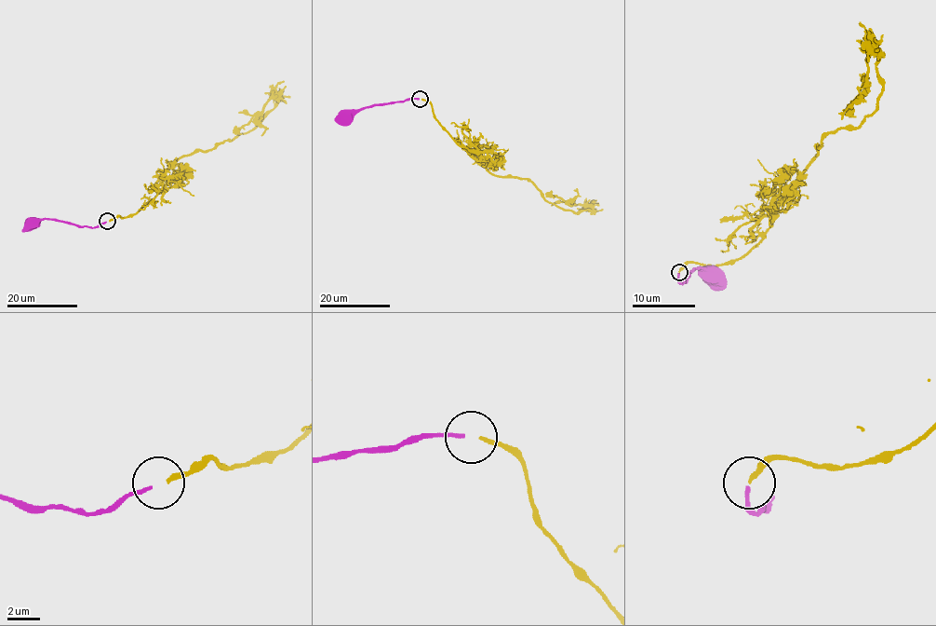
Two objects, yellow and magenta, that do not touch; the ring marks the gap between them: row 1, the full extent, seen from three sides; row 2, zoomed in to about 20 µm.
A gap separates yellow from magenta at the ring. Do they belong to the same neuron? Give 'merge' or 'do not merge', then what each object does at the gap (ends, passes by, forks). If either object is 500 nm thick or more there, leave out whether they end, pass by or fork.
merge; yellow ends there; magenta ends there

